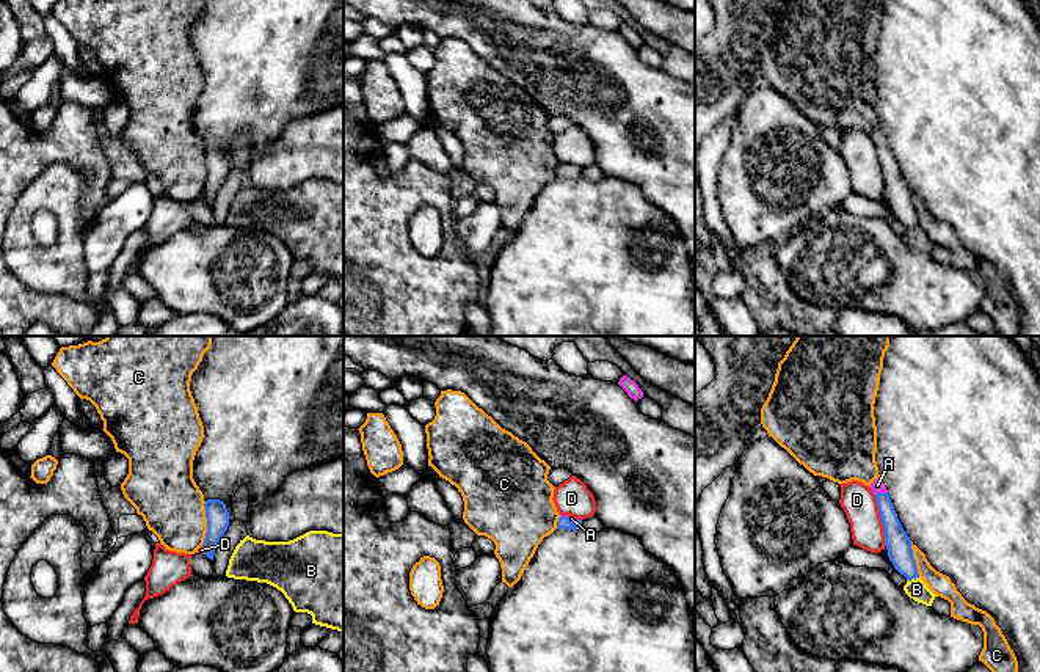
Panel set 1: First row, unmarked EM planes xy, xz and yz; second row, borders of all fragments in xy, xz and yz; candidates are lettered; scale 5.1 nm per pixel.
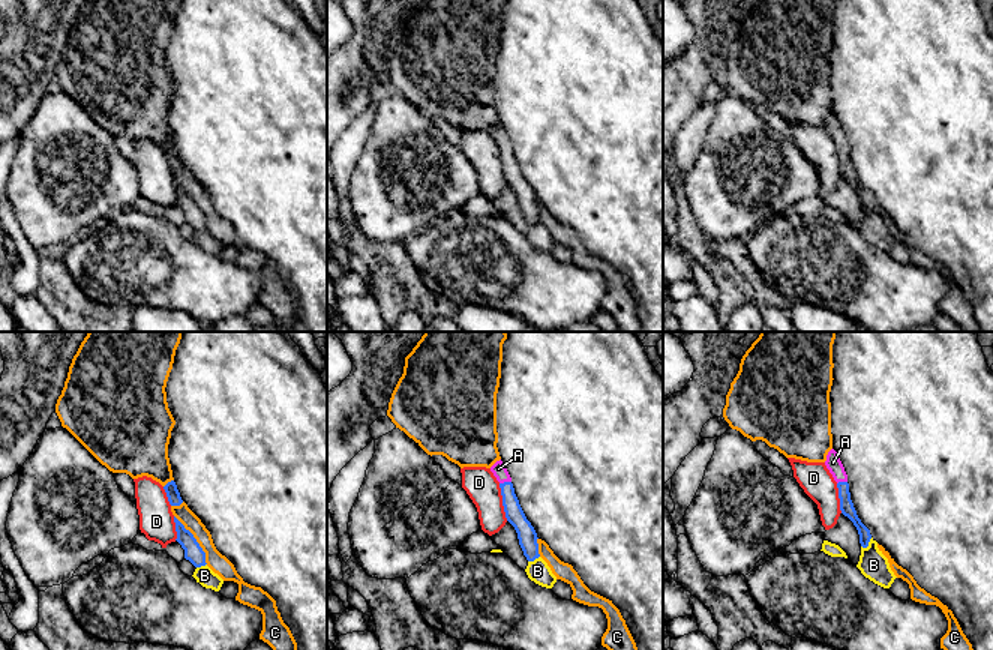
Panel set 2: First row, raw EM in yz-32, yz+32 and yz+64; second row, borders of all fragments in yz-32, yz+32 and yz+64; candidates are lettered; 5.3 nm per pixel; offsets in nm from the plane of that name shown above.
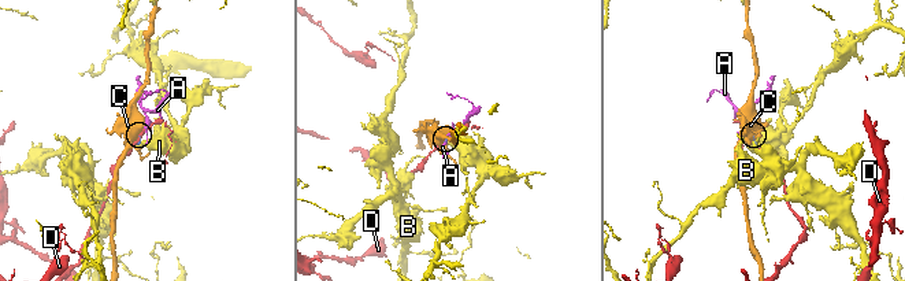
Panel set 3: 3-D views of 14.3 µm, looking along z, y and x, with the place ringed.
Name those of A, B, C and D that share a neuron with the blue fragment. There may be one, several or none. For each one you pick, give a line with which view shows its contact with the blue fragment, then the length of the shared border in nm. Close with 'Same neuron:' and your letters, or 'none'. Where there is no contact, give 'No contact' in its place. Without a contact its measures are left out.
A: Touches blue in yz. Shared border 70 nm
Same neuron: A

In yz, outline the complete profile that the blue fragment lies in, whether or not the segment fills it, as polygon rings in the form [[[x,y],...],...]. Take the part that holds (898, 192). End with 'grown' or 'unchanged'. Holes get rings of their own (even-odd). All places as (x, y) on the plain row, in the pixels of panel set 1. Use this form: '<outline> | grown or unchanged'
[[[880,126],[875,127],[871,132],[871,138],[875,143],[878,154],[889,209],[894,217],[907,226],[907,229],[919,226],[916,209],[913,206],[911,188],[897,166],[883,129]]] | grown

